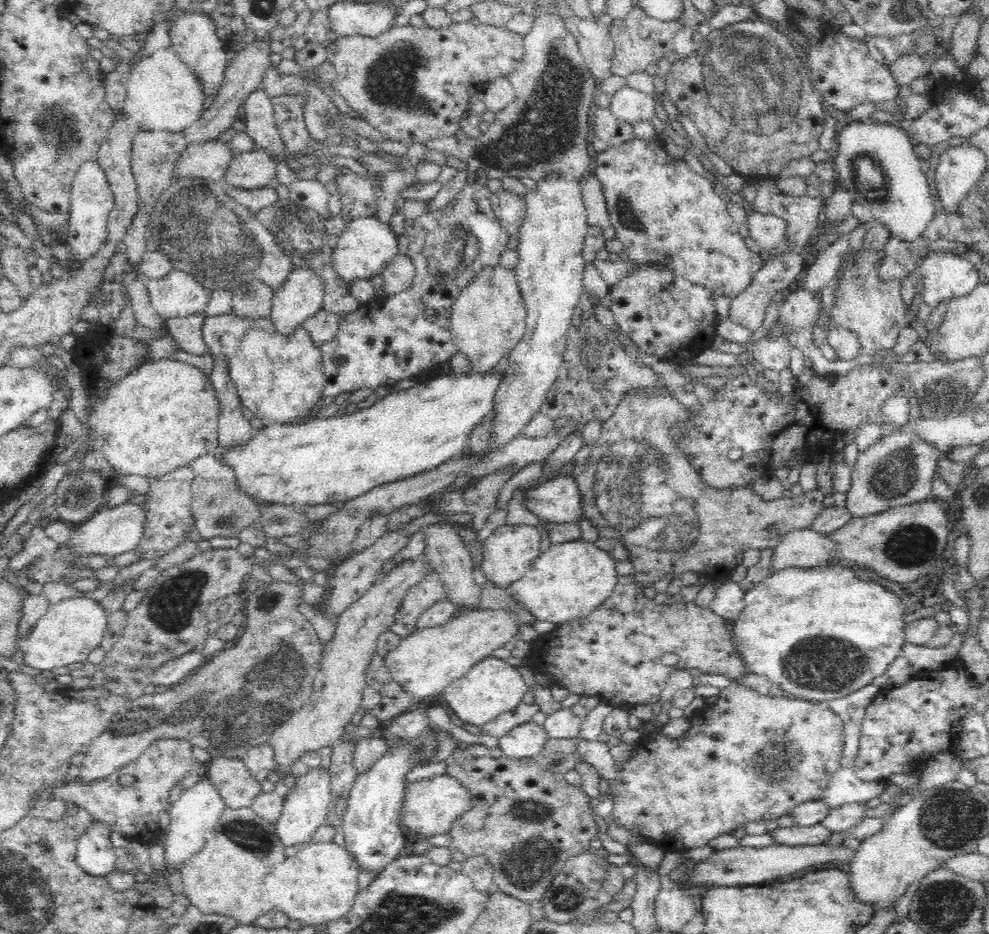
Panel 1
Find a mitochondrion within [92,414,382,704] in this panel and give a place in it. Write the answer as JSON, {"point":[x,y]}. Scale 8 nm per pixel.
{"point":[173,605]}

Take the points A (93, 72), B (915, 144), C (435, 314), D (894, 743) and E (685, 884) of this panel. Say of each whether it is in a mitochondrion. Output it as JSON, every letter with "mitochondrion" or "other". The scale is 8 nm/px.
{"A":"other","B":"other","C":"other","D":"other","E":"other"}

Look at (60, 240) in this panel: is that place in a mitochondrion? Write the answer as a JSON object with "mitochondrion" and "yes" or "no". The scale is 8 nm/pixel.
{"mitochondrion":"no"}

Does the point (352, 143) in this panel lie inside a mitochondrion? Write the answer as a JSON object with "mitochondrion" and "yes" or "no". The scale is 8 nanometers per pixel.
{"mitochondrion":"no"}

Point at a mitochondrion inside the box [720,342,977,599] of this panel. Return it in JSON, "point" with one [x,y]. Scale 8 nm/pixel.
{"point":[895,472]}

